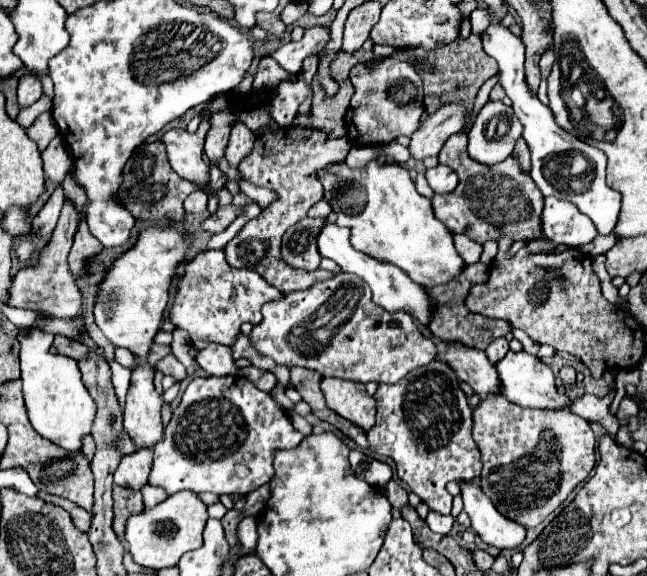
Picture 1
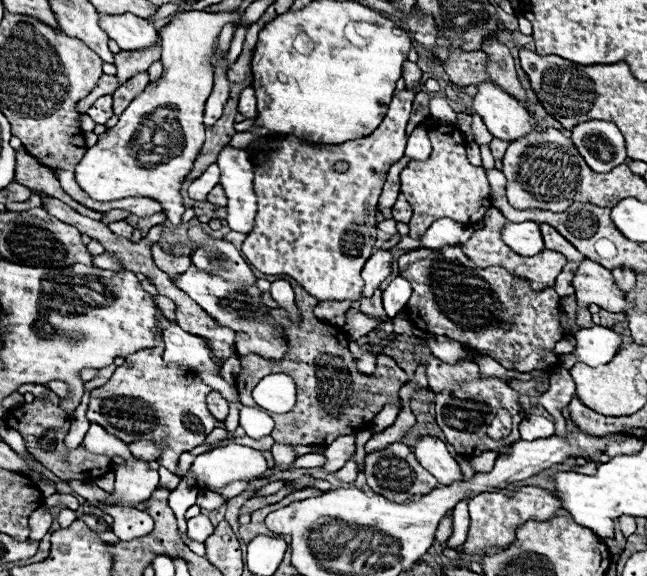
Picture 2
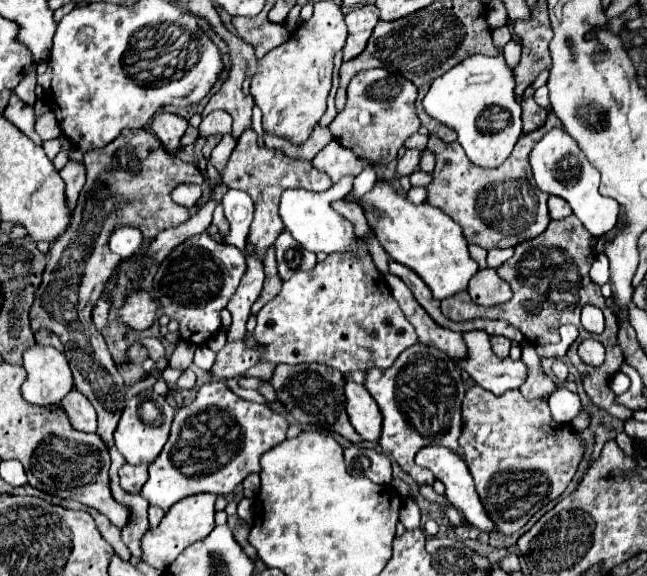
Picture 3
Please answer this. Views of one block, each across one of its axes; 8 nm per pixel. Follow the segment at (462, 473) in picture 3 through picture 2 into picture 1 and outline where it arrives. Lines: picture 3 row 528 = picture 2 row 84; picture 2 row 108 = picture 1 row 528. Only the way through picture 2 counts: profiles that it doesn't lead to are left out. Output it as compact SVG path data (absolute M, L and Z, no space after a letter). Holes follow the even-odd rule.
M462 482L462 498L464 510L472 520L472 528L488 546L514 550L522 544L526 538L526 528L502 516L492 500L476 484Z

